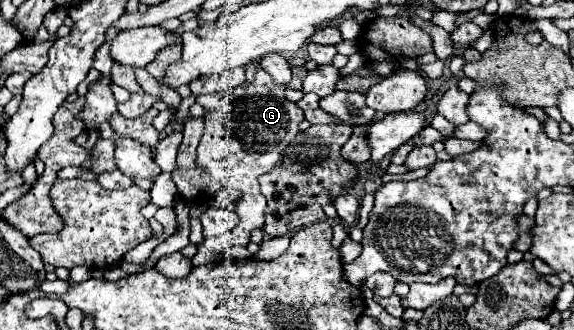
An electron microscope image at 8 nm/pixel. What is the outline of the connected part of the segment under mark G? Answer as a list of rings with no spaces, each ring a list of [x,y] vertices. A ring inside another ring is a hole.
[[[256,69],[254,81],[242,83],[230,97],[200,95],[196,101],[208,109],[208,115],[204,117],[196,167],[188,171],[176,169],[172,173],[178,193],[196,201],[212,199],[222,187],[236,187],[244,193],[240,199],[242,215],[254,229],[262,229],[266,199],[260,193],[258,177],[282,163],[284,149],[298,135],[298,125],[304,121],[304,111],[286,99],[284,87],[276,85],[264,69]],[[202,171],[204,177],[196,177]]]

